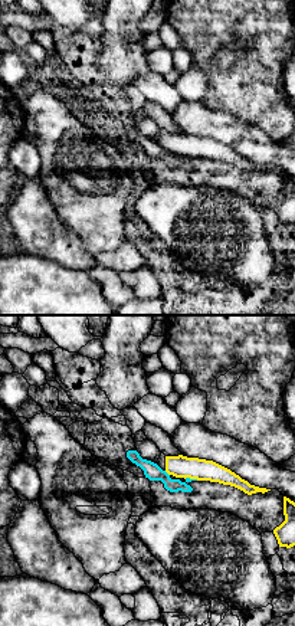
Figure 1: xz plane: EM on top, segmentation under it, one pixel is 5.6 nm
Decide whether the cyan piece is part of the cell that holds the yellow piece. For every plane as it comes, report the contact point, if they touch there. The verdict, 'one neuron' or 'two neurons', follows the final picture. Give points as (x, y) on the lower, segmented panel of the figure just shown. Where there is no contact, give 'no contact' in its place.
meets yellow at (192, 478)

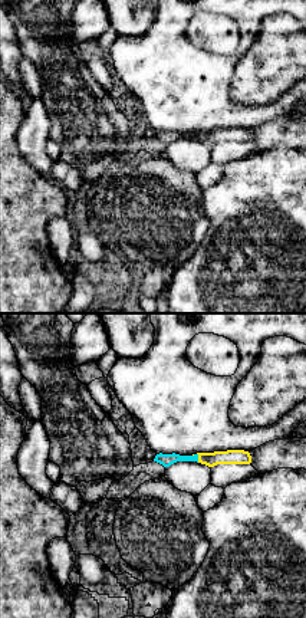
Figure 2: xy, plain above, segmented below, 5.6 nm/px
meets yellow at (198, 457)

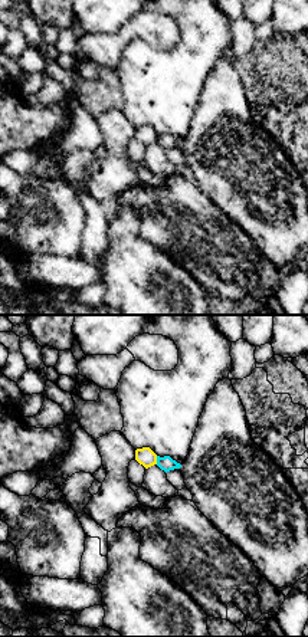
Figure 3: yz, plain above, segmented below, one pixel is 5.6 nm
meets yellow at (156, 460)

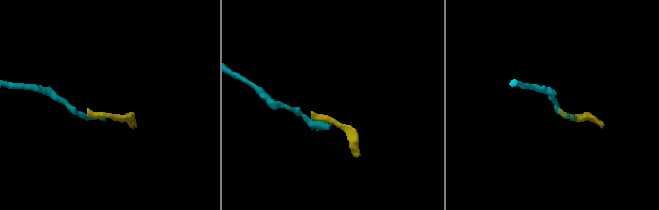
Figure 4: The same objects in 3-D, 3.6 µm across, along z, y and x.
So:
two neurons

